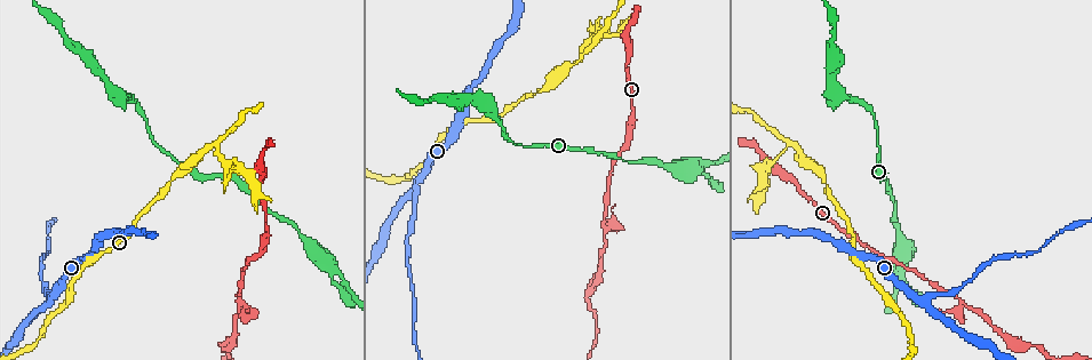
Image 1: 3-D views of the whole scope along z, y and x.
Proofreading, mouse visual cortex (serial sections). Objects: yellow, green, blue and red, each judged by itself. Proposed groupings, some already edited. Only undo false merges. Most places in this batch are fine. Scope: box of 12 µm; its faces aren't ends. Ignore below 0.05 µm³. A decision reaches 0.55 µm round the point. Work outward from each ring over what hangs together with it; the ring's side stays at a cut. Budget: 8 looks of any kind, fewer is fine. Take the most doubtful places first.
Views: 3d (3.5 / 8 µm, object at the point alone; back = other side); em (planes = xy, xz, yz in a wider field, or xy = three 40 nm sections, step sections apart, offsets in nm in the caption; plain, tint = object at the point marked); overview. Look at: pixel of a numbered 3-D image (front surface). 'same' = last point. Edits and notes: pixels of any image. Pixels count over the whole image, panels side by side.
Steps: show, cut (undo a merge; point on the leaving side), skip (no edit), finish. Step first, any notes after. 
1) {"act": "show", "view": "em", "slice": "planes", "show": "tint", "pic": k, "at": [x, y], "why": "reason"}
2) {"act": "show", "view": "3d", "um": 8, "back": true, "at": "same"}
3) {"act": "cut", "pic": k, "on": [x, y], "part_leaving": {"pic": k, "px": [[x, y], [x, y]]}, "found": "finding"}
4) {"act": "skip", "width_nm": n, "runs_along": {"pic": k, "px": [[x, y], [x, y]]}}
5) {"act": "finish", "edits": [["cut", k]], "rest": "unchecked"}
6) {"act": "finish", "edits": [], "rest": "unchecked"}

{"act": "show", "view": "3d", "um": 3.5, "pic": 1, "at": [789, 142], "why": "abrupt turn"}

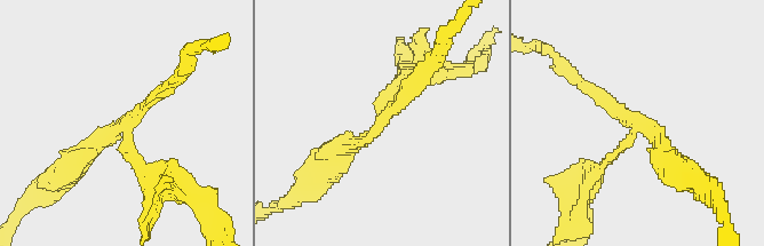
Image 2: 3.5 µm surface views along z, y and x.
{"act": "show", "view": "em", "slice": "xy", "step": 5, "show": "plain", "pic": 2, "at": [382, 122], "arms": 3, "arm_widths_nm": [150, 150, 300], "why": "need the tissue"}

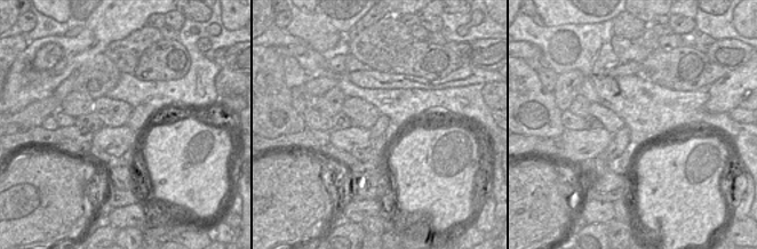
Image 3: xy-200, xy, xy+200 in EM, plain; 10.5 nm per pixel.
{"act": "show", "view": "em", "slice": "xy", "step": 5, "show": "tint", "at": "same"}

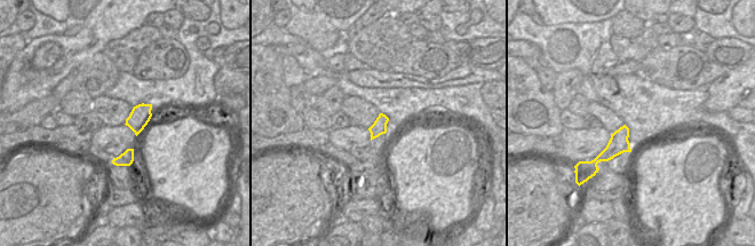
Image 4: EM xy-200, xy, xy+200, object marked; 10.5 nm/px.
{"act": "cut", "pic": 2, "on": [390, 87], "found": "two cells meet here"}

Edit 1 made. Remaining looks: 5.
{"act": "show", "view": "3d", "um": 3.5, "pic": 1, "at": [416, 185], "why": "three-way junction"}

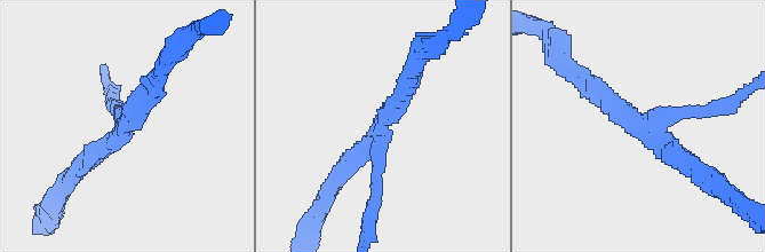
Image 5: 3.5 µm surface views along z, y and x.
{"act": "show", "view": "em", "slice": "xy", "step": 5, "show": "tint", "pic": 5, "at": [639, 123], "why": "need the tissue"}

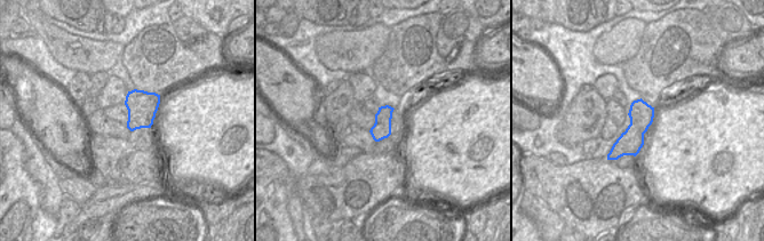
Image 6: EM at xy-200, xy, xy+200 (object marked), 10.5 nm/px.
{"act": "show", "view": "em", "slice": "planes", "show": "tint", "at": "same"}

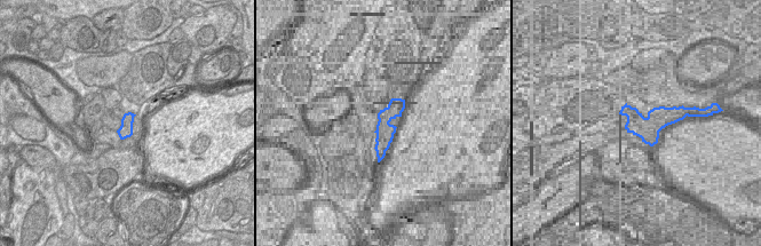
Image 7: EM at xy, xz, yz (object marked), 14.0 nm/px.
{"act": "cut", "pic": 5, "on": [375, 183], "arm_widths_nm": [150, 250, 250], "found": "a second cell is stuck on"}

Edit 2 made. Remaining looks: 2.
{"act": "finish", "edits": [["cut", 2], ["cut", 5]], "rest": "unchecked"}

